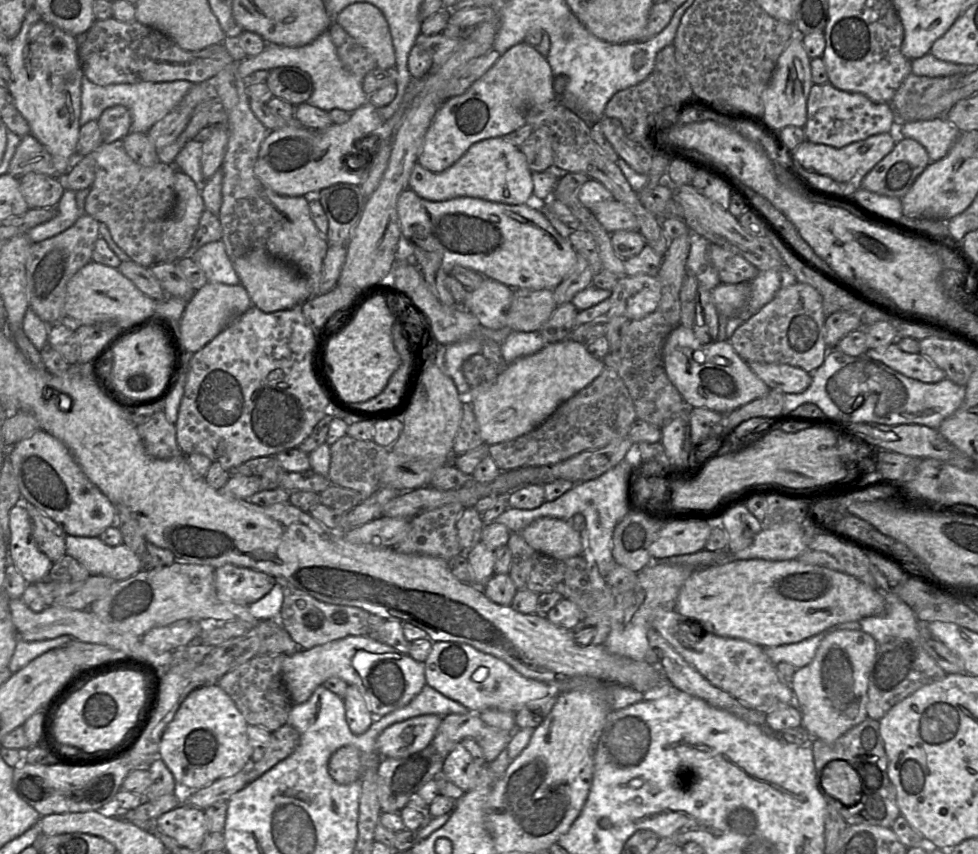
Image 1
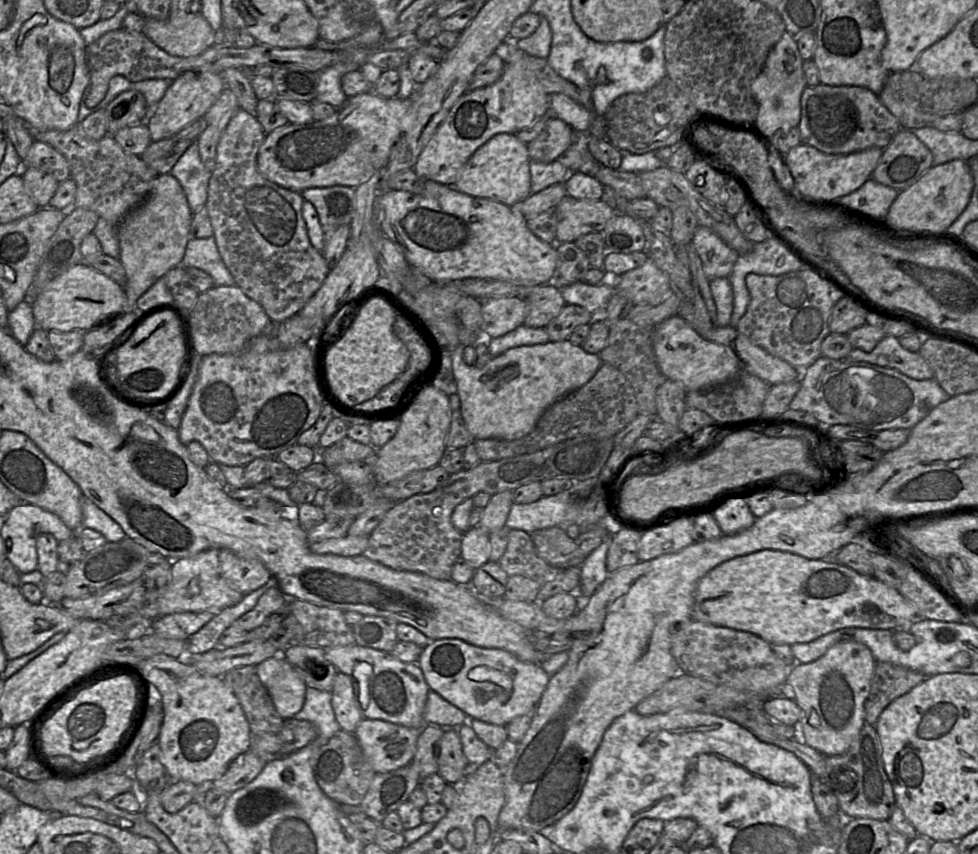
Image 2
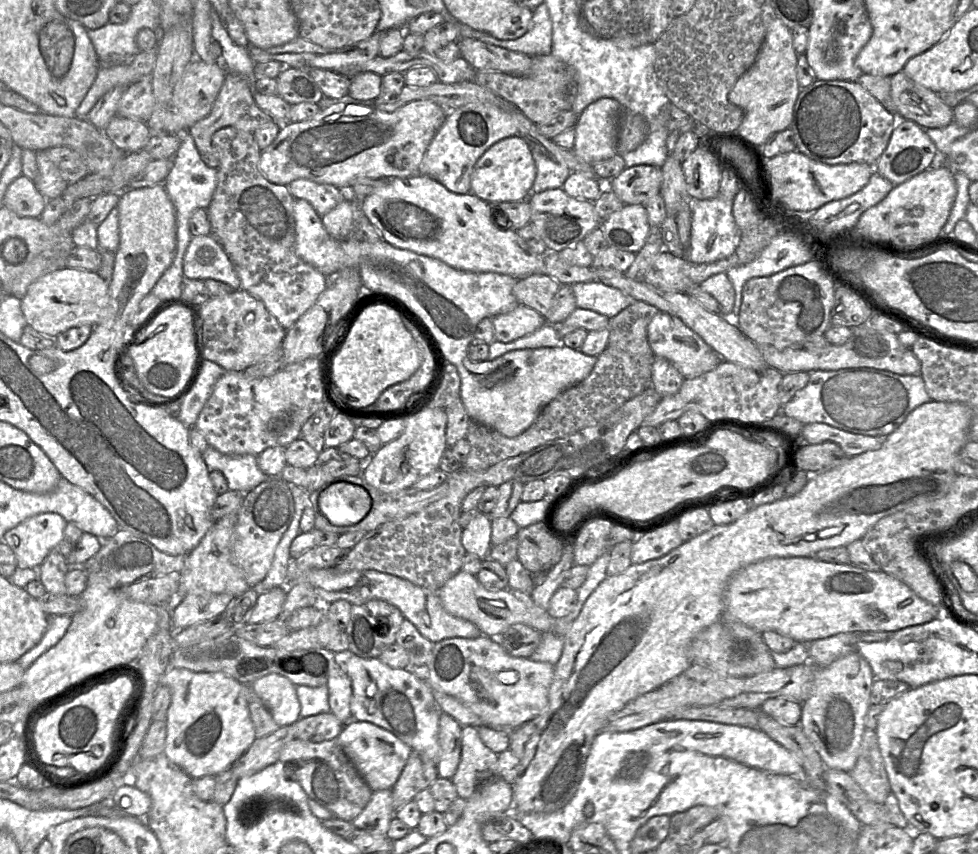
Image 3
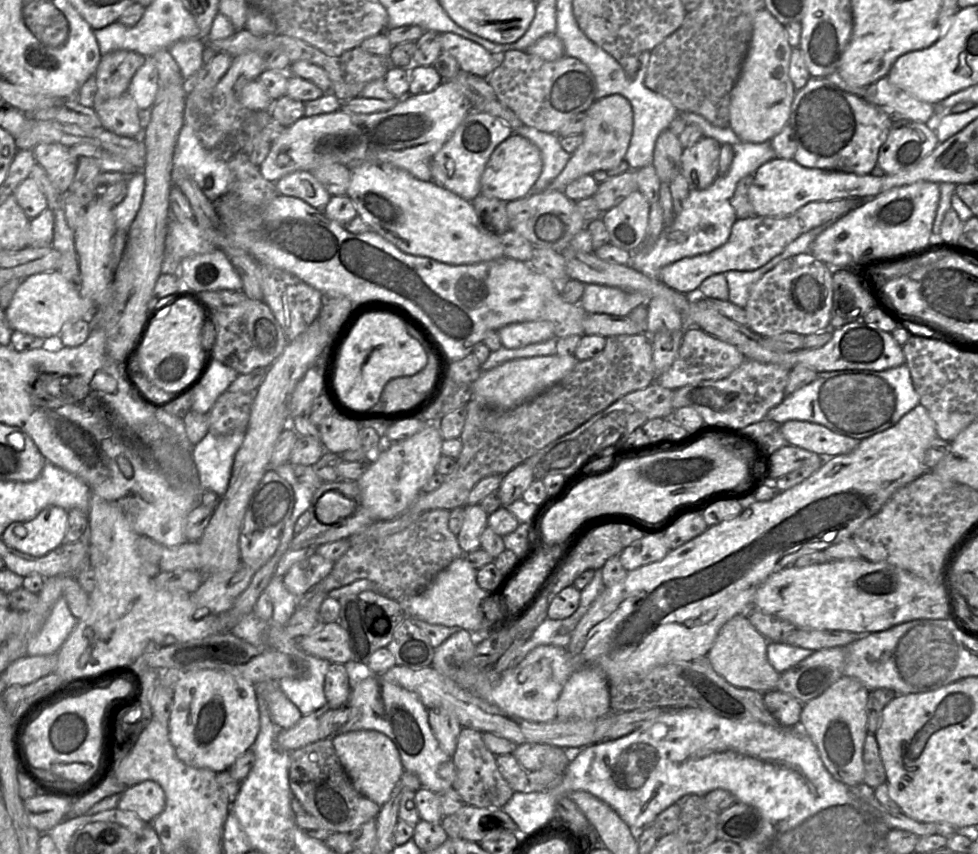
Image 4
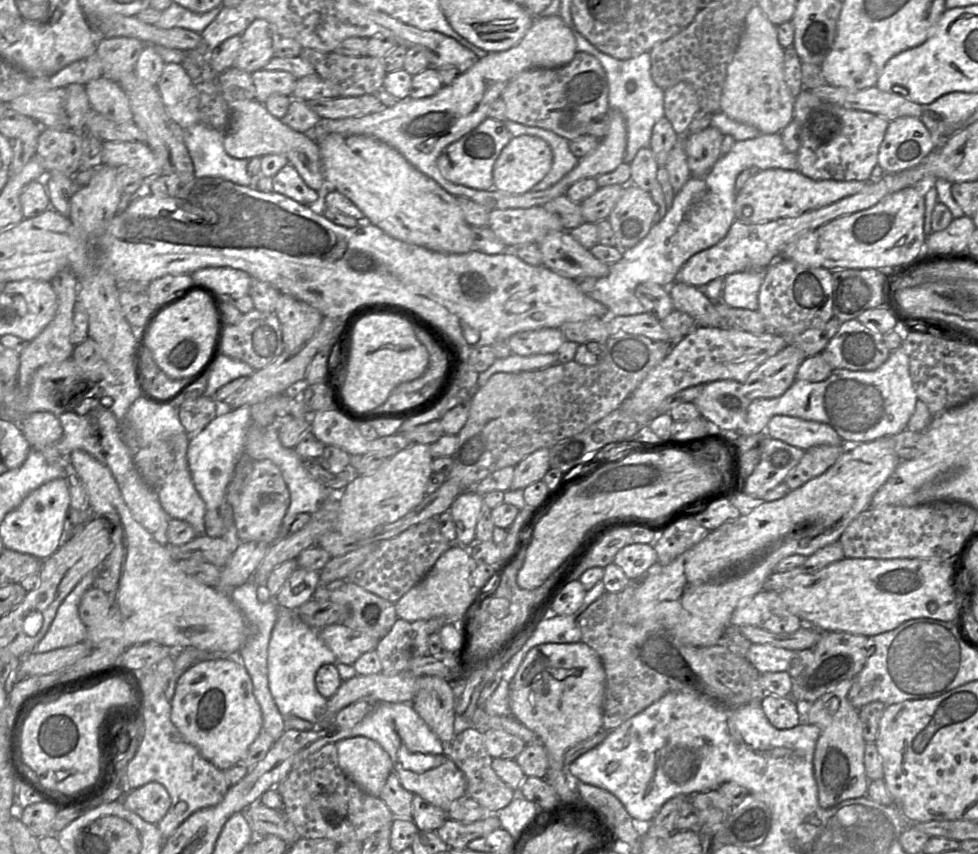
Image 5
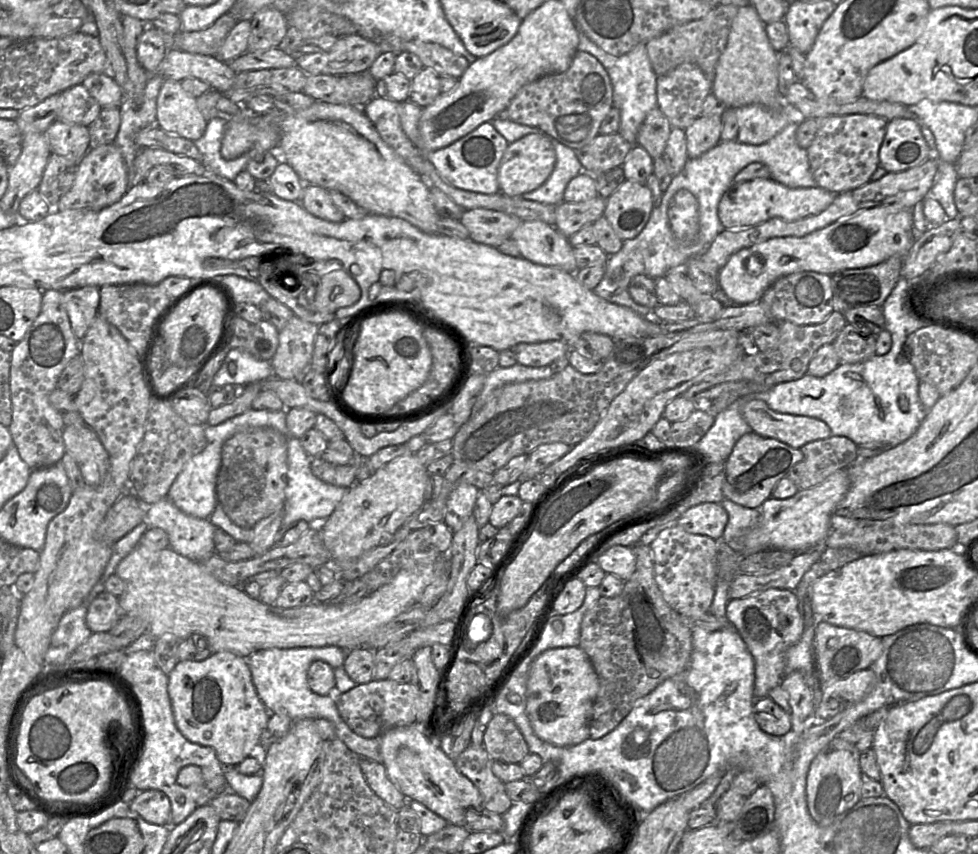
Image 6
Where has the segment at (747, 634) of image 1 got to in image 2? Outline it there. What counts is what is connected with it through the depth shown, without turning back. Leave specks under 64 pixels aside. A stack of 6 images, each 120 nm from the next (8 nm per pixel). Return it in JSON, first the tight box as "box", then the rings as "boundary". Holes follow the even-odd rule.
{"box":[692,550,921,644],"boundary":[[[761,550],[730,559],[703,576],[697,583],[692,619],[753,633],[770,644],[805,643],[830,632],[849,627],[903,630],[921,621],[918,609],[901,593],[877,580],[866,577],[836,561],[807,559],[778,551]]]}

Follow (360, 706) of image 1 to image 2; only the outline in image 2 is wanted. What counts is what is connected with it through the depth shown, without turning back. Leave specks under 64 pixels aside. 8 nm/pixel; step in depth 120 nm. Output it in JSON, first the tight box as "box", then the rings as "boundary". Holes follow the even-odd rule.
{"box":[331,671,363,733],"boundary":[[[338,671],[331,695],[332,707],[341,730],[354,733],[363,715],[355,698],[351,677]]]}

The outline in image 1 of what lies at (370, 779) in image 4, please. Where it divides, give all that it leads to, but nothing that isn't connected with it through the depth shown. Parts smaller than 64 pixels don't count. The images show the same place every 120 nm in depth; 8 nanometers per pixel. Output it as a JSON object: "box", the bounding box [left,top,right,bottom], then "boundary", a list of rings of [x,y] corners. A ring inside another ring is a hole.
{"box":[377,716,443,758],"boundary":[[[416,716],[387,727],[377,738],[377,752],[383,758],[403,758],[431,744],[443,717]]]}

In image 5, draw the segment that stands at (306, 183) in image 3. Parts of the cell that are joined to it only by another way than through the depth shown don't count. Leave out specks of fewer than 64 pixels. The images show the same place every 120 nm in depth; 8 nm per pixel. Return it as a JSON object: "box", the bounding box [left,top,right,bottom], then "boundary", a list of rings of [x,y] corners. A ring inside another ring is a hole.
{"box":[271,164,323,206],"boundary":[[[290,164],[279,170],[272,178],[271,183],[274,192],[283,194],[298,203],[314,206],[322,202],[323,192],[317,192],[310,188]]]}

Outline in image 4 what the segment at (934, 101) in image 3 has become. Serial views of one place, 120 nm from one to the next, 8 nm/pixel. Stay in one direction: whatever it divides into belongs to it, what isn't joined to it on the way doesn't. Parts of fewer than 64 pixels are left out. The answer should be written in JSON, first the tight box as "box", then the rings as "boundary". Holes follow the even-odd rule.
{"box":[862,76,935,124],"boundary":[[[887,76],[867,86],[862,98],[880,108],[893,122],[911,120],[926,124],[935,114],[934,105],[892,84]]]}

